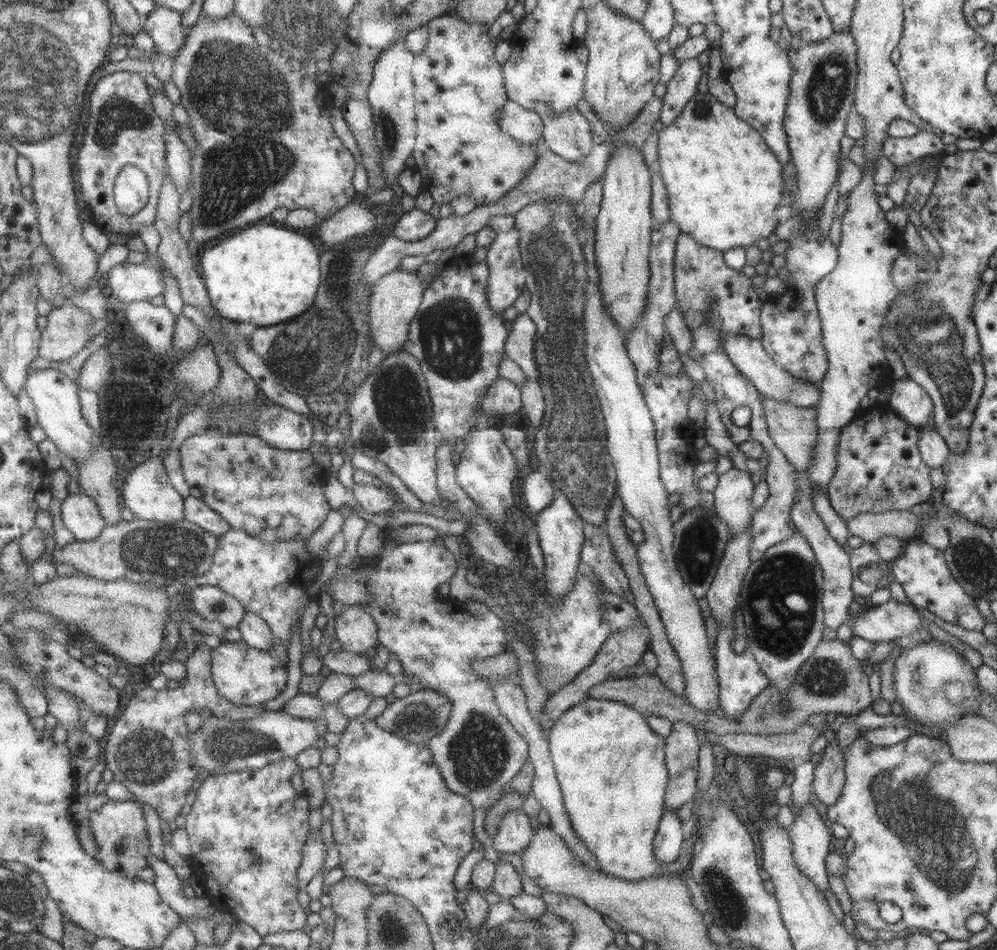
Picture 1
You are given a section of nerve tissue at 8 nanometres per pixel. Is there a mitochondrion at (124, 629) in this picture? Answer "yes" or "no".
yes

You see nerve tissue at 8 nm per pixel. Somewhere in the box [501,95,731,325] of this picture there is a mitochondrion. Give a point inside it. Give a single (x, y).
(702, 109)

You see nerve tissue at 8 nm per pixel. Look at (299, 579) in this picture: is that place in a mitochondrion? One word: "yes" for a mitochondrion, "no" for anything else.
no

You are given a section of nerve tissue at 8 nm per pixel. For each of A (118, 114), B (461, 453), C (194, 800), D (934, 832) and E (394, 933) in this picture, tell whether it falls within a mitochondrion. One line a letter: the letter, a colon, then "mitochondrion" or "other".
A: mitochondrion
B: other
C: other
D: mitochondrion
E: mitochondrion

